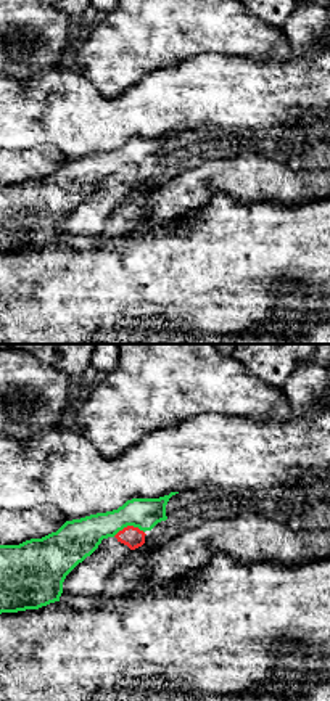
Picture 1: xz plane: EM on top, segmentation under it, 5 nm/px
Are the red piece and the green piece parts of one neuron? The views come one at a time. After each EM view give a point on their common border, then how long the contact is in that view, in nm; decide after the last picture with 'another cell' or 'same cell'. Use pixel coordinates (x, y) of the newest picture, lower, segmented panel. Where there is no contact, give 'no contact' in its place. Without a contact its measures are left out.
(127, 526) | 160 nm

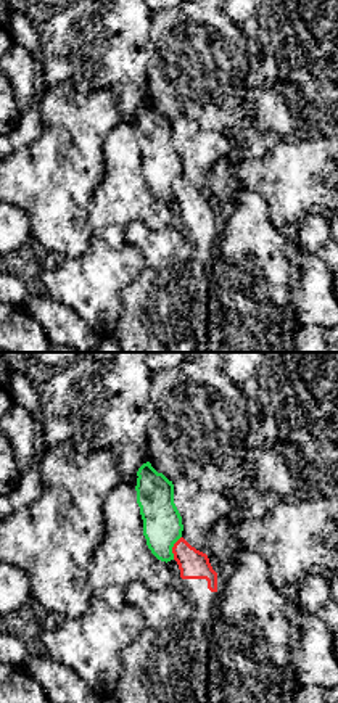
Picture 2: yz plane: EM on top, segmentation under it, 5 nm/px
(173, 547) | 130 nm

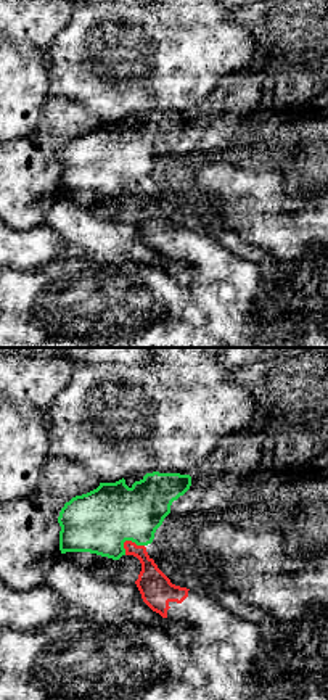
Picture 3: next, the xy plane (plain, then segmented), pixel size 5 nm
(134, 543) | 120 nm

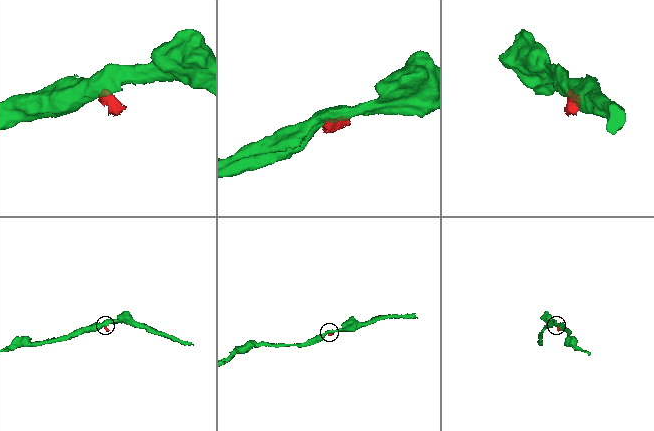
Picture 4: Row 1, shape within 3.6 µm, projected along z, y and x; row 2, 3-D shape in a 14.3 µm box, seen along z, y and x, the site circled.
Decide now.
another cell

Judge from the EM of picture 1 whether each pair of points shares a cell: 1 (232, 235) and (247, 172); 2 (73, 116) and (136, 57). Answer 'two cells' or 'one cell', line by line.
1: two cells
2: two cells

